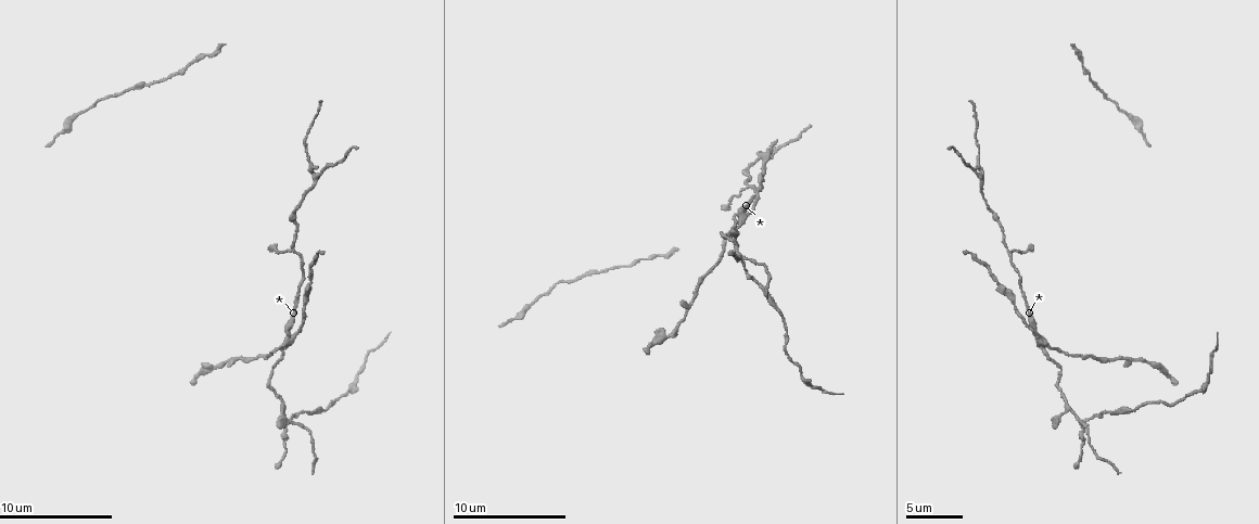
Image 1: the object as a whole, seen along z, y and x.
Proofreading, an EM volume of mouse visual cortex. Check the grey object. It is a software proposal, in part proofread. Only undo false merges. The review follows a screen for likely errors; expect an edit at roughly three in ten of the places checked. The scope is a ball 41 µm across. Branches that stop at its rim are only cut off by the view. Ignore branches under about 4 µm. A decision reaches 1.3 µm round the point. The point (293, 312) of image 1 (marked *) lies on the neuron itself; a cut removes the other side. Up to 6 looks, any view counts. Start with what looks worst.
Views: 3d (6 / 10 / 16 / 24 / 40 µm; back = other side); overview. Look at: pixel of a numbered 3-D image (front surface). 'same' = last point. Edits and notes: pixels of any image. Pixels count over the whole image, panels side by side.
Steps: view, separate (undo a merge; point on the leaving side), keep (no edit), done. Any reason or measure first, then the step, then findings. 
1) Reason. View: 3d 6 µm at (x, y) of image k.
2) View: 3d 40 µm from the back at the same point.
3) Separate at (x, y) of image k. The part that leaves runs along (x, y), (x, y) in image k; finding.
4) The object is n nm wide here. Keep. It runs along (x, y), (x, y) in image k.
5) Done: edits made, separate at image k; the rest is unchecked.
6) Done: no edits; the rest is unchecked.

A fork. View: 3d 10 µm at (295, 333) of image 1.

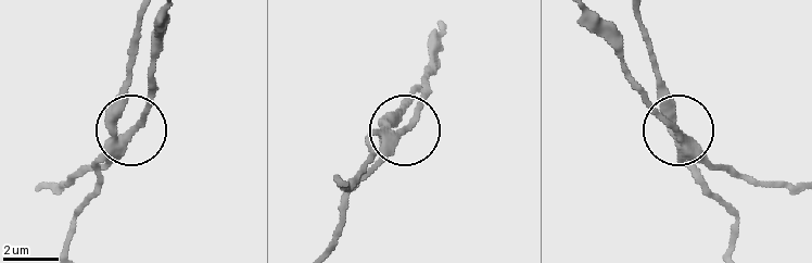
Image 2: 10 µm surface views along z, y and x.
The side arm is 11 µm long. Separate at (720, 168) of image 2. The part that leaves runs along (689, 150), (743, 175), (791, 185) in image 2; a second neuron is stuck on.

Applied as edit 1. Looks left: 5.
Looks like a crossing. View: 3d 10 µm at (290, 420) of image 1.

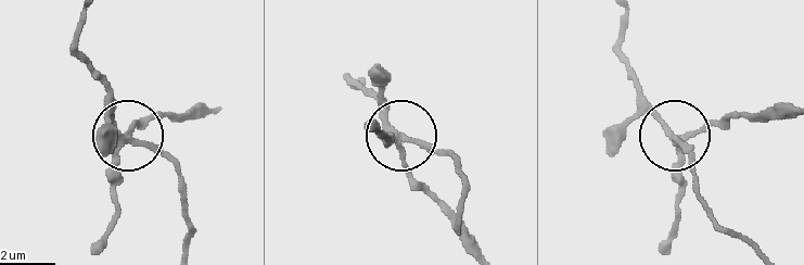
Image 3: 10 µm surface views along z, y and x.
View: 3d 6 µm at (126, 139) of image 3.

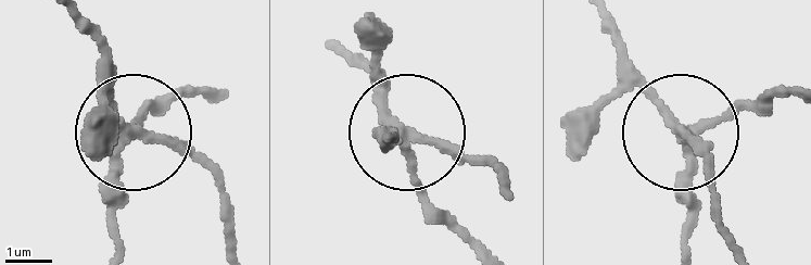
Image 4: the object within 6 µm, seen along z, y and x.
The object is 240 nm wide here. Separate at (146, 108) of image 4. The part that leaves runs along (125, 140), (195, 93) in image 4; two neurons meet here.

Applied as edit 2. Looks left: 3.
View: overview.

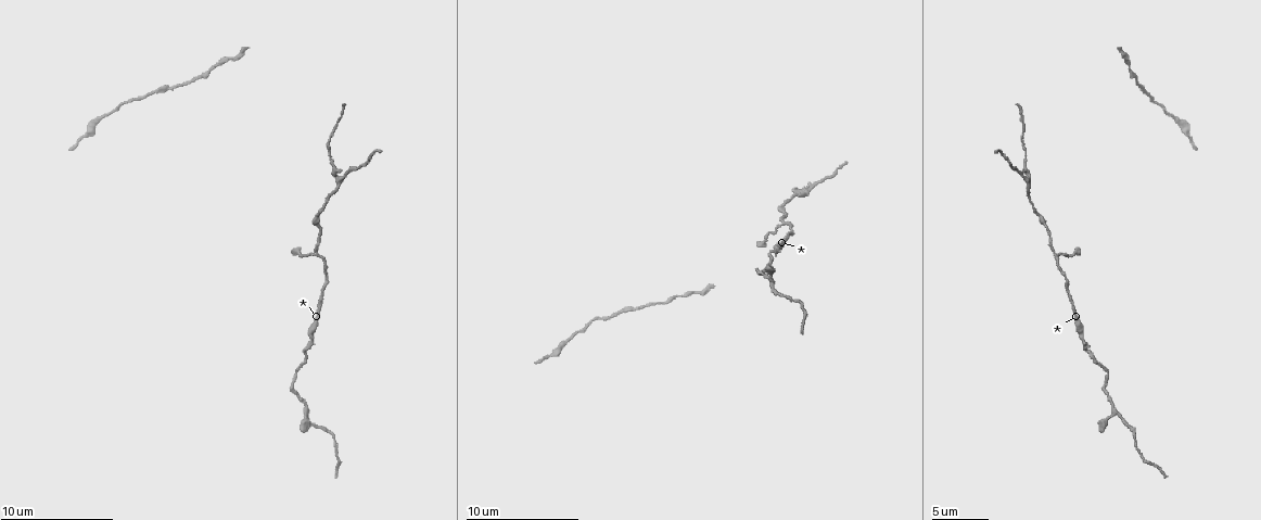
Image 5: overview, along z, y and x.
View: 3d 16 µm at (335, 192) of image 5.

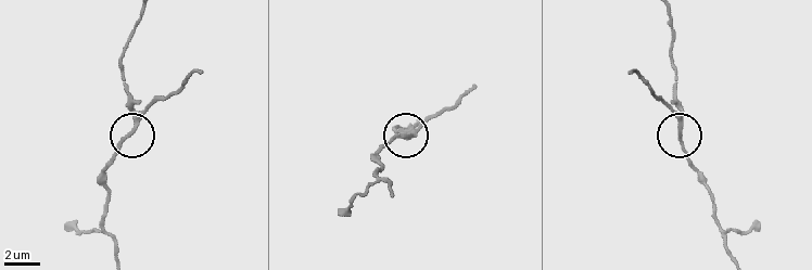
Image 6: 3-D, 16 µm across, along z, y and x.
Zoom in. View: 3d 6 µm at (130, 134) of image 6.

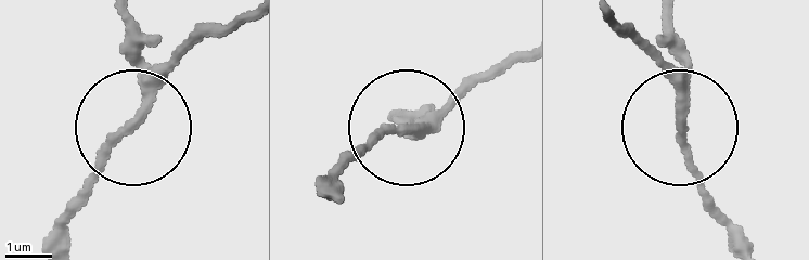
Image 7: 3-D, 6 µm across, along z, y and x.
Separate at (126, 11) of image 7. The part that leaves runs along (140, 75), (128, 9) in image 7; a second neuron is stuck on.

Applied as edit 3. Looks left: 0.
Done: edits made, separate at image 2, separate at image 4, separate at image 7; the rest is unchecked.

